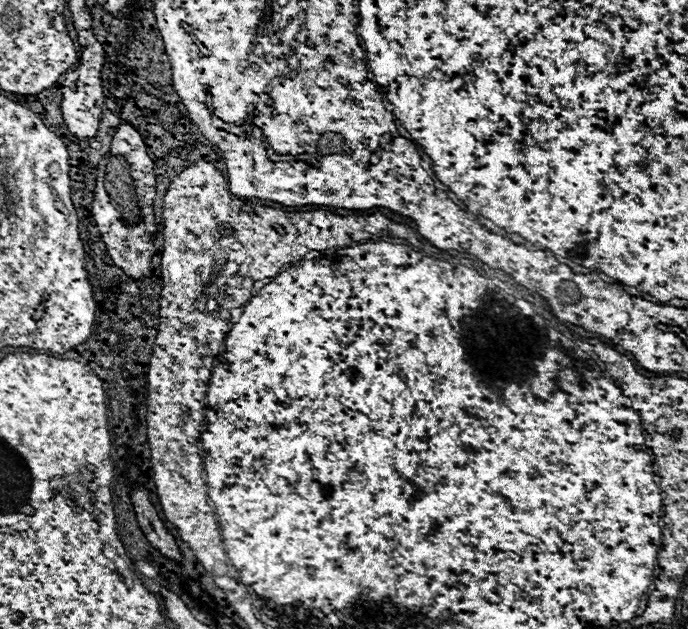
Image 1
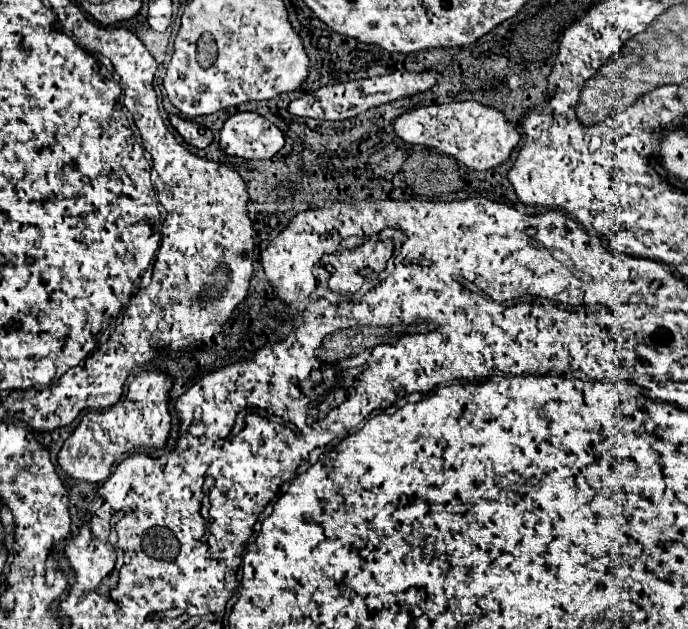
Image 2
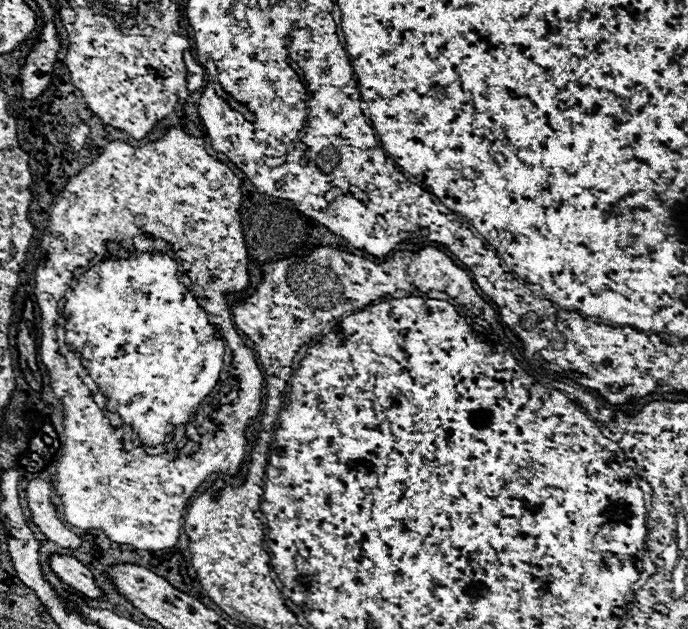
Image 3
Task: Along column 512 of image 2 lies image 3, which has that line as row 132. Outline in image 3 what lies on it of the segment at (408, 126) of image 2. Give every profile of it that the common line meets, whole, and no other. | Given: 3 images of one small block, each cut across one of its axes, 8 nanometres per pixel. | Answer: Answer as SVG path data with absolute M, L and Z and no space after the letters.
M64 4L64 8L58 8L60 22L68 34L68 48L66 48L64 62L66 62L66 68L70 70L72 84L82 92L92 112L96 112L106 124L124 130L136 140L142 140L158 120L166 118L168 112L172 112L178 102L186 100L192 88L200 88L204 84L204 68L192 58L192 52L190 52L190 42L186 34L188 22L184 18L184 12L180 10L180 4L176 6L178 6L176 8L178 22L170 30L170 34L168 32L160 34L160 38L164 40L152 40L150 36L142 38L136 34L130 34L124 38L116 34L118 30L114 28L114 22L110 22L110 26L100 24L100 16L92 16L88 8L80 8L80 12L76 12L72 4Z

